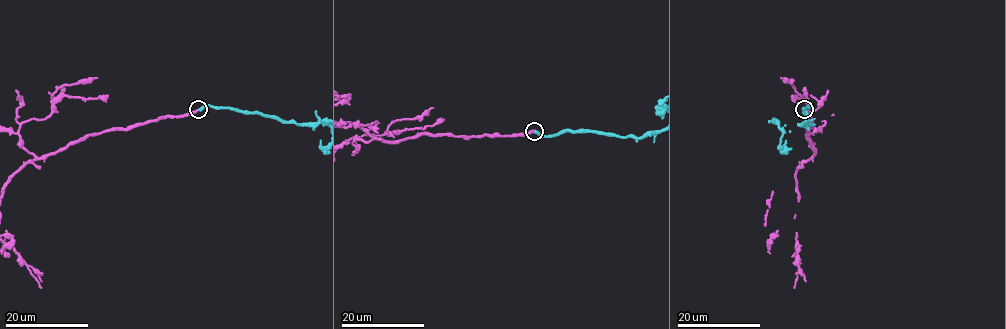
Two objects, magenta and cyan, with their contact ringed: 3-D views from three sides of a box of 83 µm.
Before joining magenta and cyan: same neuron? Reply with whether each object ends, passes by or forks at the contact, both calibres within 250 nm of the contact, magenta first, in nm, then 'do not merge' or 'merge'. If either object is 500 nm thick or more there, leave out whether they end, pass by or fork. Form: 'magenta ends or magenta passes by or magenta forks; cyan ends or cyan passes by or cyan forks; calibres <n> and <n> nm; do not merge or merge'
magenta ends; cyan ends; calibres 320 and 360 nm; do not merge

